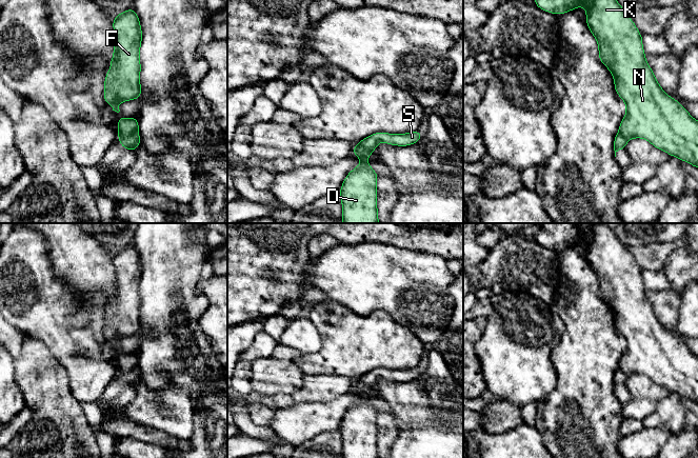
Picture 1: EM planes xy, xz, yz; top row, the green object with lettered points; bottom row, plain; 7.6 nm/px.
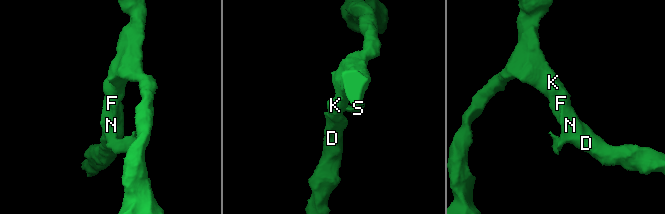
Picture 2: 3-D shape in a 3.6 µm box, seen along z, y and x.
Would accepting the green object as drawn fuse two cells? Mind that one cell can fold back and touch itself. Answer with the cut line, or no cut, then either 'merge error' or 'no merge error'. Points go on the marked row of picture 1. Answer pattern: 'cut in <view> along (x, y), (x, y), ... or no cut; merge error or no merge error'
cut in xy along (137, 131), (130, 136), (119, 138); merge error

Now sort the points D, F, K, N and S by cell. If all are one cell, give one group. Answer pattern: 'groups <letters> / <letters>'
groups D F K N / S

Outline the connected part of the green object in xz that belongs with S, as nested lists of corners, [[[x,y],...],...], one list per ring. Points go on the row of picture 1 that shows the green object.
[[[419,131],[405,133],[401,135],[393,135],[388,133],[375,133],[357,143],[356,146],[375,150],[380,141],[391,145],[406,146],[418,142],[422,138]]]

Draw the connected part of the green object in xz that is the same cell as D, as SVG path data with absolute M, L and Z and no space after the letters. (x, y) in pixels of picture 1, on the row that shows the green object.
M355 146L353 155L363 161L351 171L340 188L343 223L379 223L376 183L378 175L366 161L375 151Z

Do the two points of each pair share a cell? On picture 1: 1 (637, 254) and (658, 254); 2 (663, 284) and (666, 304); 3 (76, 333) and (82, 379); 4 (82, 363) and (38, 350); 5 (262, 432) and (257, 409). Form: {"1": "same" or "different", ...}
{"1": "same", "2": "different", "3": "different", "4": "different", "5": "different"}

